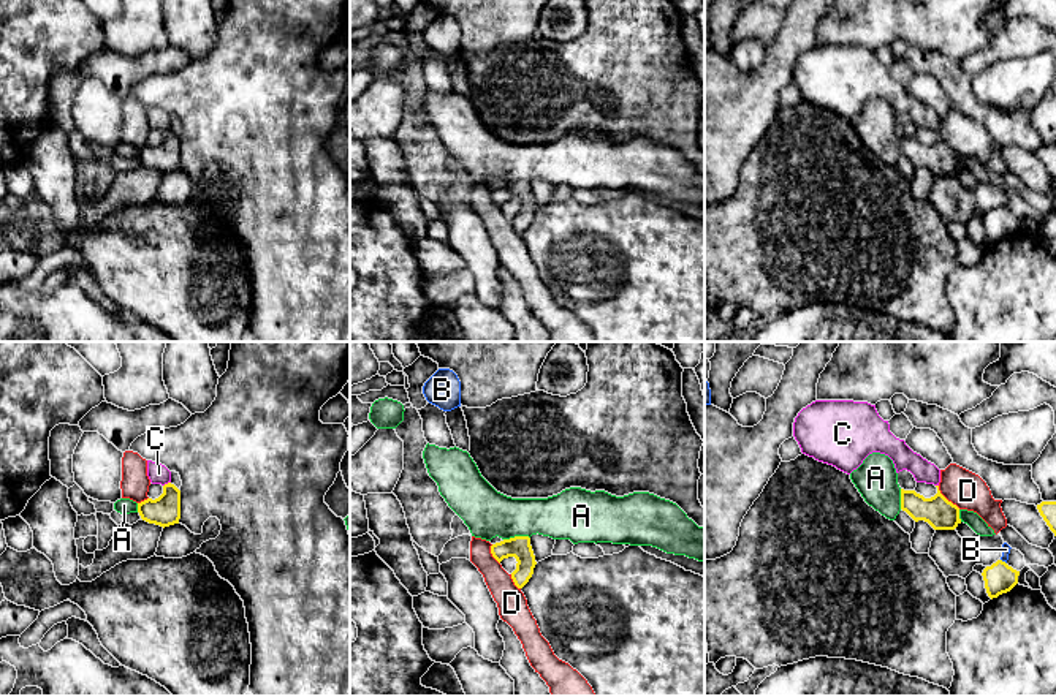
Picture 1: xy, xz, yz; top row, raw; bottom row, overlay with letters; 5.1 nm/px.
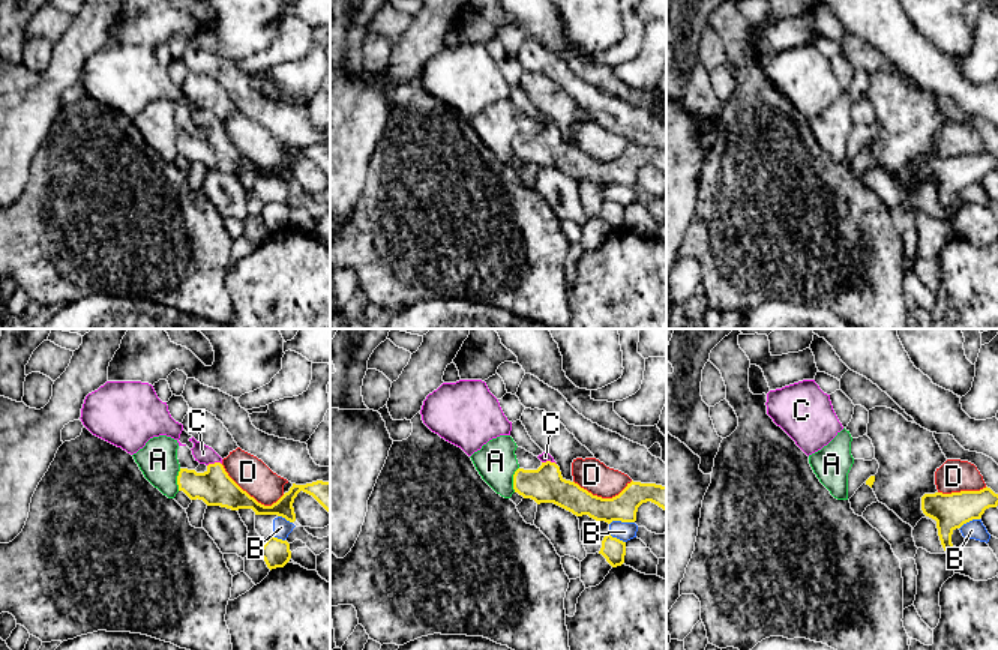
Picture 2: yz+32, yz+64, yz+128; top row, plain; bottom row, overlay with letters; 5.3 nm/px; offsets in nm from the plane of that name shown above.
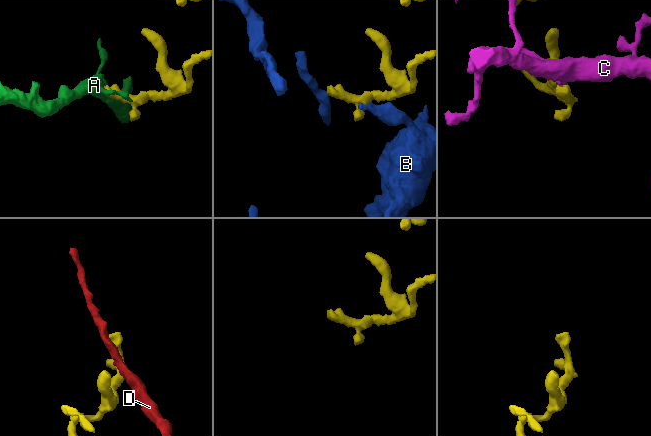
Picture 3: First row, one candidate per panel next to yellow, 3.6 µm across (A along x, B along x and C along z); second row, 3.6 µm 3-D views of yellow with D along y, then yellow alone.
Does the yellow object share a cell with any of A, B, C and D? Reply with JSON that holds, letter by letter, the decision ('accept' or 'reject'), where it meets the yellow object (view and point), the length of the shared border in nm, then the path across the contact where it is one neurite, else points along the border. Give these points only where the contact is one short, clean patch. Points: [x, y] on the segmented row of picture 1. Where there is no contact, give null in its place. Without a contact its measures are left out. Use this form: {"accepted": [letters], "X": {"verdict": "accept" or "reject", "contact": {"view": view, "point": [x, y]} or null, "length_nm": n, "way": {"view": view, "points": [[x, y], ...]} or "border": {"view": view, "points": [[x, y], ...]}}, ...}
{"accepted": ["C"], "A": {"verdict": "reject", "contact": {"view": "xz", "point": [516, 537]}, "length_nm": 140}, "B": {"verdict": "reject", "contact": {"view": "yz", "point": [1004, 562]}, "length_nm": 40, "border": {"view": "yz", "points": [[1001, 559], [1006, 563]]}}, "C": {"verdict": "accept", "contact": {"view": "xy", "point": [168, 483]}, "length_nm": 50, "way": {"view": "xy", "points": [[163, 511], [168, 505], [168, 483], [157, 473]]}}, "D": {"verdict": "reject", "contact": {"view": "yz", "point": [945, 499]}, "length_nm": 170}}

